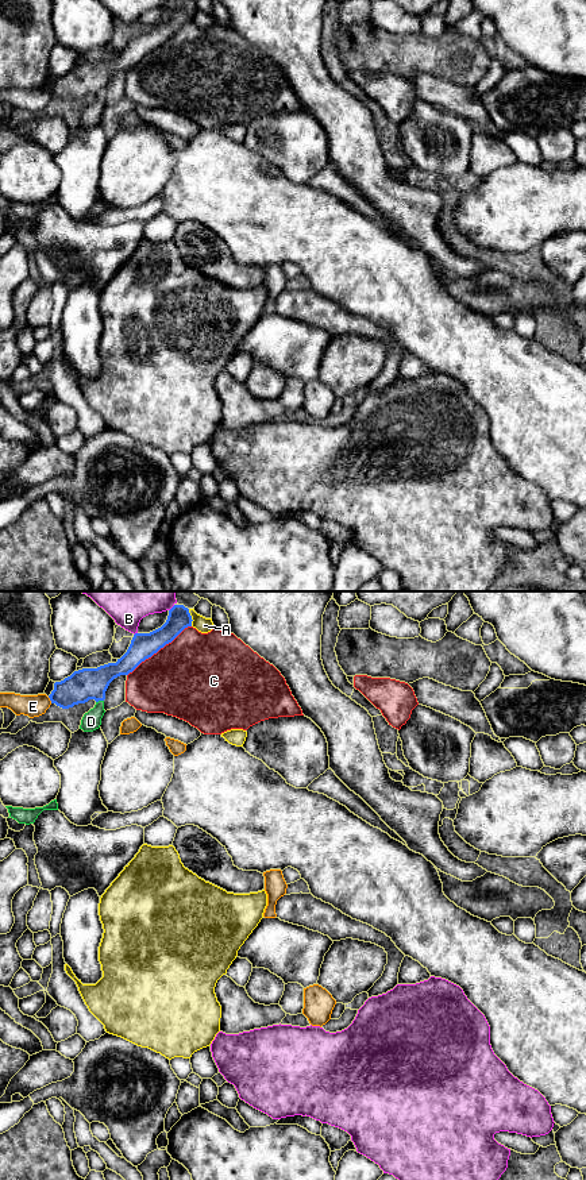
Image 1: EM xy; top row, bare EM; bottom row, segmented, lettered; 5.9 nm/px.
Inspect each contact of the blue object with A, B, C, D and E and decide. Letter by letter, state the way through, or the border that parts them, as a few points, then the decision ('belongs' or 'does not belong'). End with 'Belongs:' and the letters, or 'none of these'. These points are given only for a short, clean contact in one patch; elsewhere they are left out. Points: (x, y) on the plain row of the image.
A: does not belong
B: along xy (137, 27), (134, 30) | does not belong
C: does not belong
D: across xy (88, 78), (97, 88), (99, 95), (99, 105), (91, 116) | belongs
E: along xy (47, 92), (51, 97) | does not belong
Belongs: D

